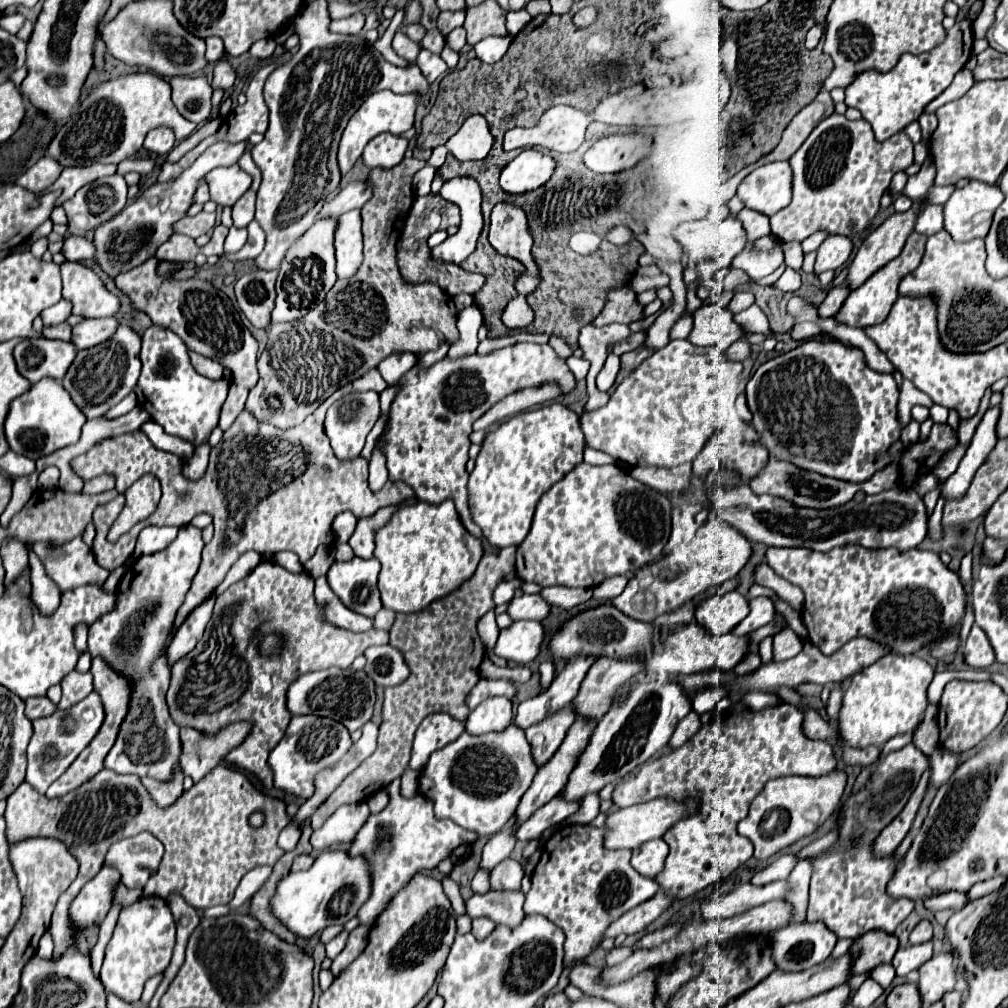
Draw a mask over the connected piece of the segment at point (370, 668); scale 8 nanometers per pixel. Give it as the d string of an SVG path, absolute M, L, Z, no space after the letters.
M390 644L372 646L366 656L364 672L378 684L378 686L398 686L408 678L408 666L400 652Z

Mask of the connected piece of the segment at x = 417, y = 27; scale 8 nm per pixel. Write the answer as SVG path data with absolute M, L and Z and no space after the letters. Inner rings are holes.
M410 24L410 26L400 26L398 30L402 30L405 34L408 34L414 42L418 42L418 44L422 44L422 38L424 38L424 28L422 28L422 24Z

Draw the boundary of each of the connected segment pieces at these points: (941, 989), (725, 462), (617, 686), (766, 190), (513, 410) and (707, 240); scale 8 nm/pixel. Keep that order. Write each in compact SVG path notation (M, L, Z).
M938 954L930 958L926 964L920 966L920 980L918 980L918 990L924 1004L934 1004L938 1002L946 992L954 990L956 986L956 970L952 956L948 954Z
M742 418L728 420L716 434L716 444L720 450L720 464L740 476L742 482L750 482L752 476L764 470L768 464L768 450L762 446L746 446L742 442L756 440L756 432Z
M612 658L596 660L588 670L576 698L572 700L576 716L598 722L604 716L604 712L610 710L622 686L642 670L644 666L636 664L636 660L628 662Z
M784 160L784 162L770 162L770 164L764 164L756 170L752 170L738 186L738 192L736 196L752 210L756 212L764 212L766 216L772 216L776 214L778 210L786 208L792 200L792 168L790 164Z
M548 382L544 386L534 386L534 388L524 388L518 390L506 398L502 398L498 404L494 404L486 414L479 418L473 425L474 431L487 430L494 424L500 423L530 406L550 402L552 398L556 400L560 396L560 386L556 382Z
M728 214L722 222L696 222L692 228L692 238L684 242L686 256L690 262L700 260L718 260L720 268L730 268L732 260L744 250L746 246L746 230L736 214Z

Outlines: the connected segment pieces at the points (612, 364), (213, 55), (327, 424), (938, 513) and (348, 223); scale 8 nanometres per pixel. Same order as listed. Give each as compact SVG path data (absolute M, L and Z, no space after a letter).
M610 352L608 358L606 358L604 368L600 370L600 374L598 374L598 378L596 378L596 386L598 386L598 390L608 392L608 390L612 388L612 384L614 384L614 380L616 380L616 374L618 374L618 368L620 368L620 360L618 360L616 354Z
M218 36L206 38L206 56L208 56L210 62L216 62L218 58L224 58L224 56L226 56L224 42L222 42Z
M374 390L348 394L348 396L340 398L338 402L334 402L324 420L324 430L332 442L334 454L340 460L356 460L360 456L360 452L366 444L366 436L370 434L378 416L380 416L380 394Z
M940 496L934 512L932 512L932 516L930 516L930 538L932 538L932 540L940 540L940 538L944 536L944 530L942 530L942 515L945 502L946 500Z
M350 210L338 218L334 246L336 246L336 274L348 278L356 274L362 264L362 214Z

